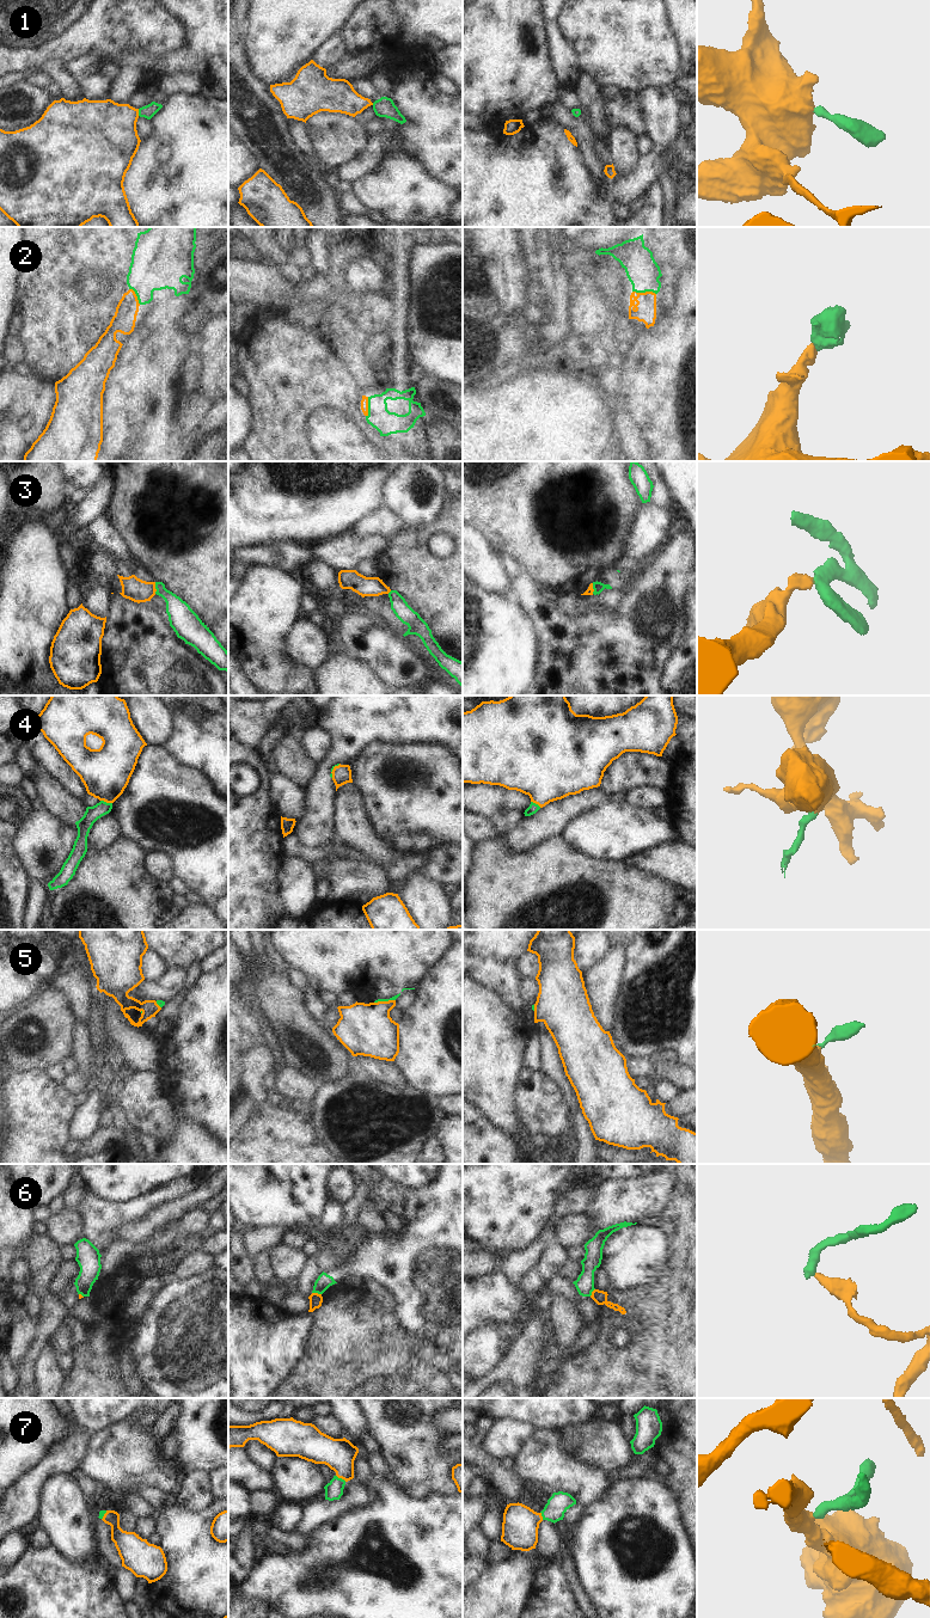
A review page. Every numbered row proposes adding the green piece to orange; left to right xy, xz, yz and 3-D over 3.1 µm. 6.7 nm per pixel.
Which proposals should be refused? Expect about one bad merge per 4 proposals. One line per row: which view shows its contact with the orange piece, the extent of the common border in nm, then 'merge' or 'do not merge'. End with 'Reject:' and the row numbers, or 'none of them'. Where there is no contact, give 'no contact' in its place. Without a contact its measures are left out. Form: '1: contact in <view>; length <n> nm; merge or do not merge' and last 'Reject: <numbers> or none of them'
1: contact in xy; length 50 nm; merge
2: contact in yz; length 160 nm; merge
3: contact in xy; length 80 nm; do not merge
4: contact in xy; length 80 nm; merge
5: contact in xz; length 150 nm; merge
6: contact in xz; length 70 nm; do not merge
7: contact in xz; length 80 nm; merge
Reject: 3, 6

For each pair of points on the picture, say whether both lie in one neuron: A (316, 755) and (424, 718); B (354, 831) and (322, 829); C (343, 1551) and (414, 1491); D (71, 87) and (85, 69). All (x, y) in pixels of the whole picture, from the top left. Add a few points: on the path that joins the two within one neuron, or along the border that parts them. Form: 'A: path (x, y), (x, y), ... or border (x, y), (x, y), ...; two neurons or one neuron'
A: border (318, 725), (329, 737), (330, 749), (317, 765); two neurons
B: border (334, 801), (335, 834); two neurons
C: border (402, 1488), (415, 1497), (429, 1494); two neurons
D: border (63, 62), (78, 79); two neurons

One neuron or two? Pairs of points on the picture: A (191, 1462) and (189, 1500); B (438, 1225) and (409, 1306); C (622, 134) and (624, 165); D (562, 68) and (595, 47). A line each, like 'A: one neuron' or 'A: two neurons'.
A: two neurons
B: one neuron
C: one neuron
D: two neurons

